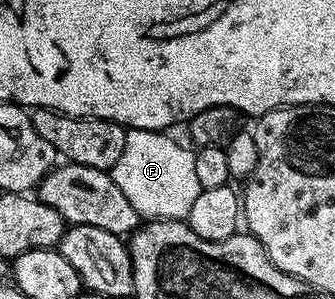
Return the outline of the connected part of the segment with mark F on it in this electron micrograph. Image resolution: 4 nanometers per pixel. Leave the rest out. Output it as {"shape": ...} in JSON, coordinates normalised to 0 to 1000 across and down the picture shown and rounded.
{"shape":[[[385,431],[367,518],[328,572],[370,656],[412,716],[442,736],[558,732],[603,639],[585,579],[585,508],[561,502],[507,455],[469,435]]]}

